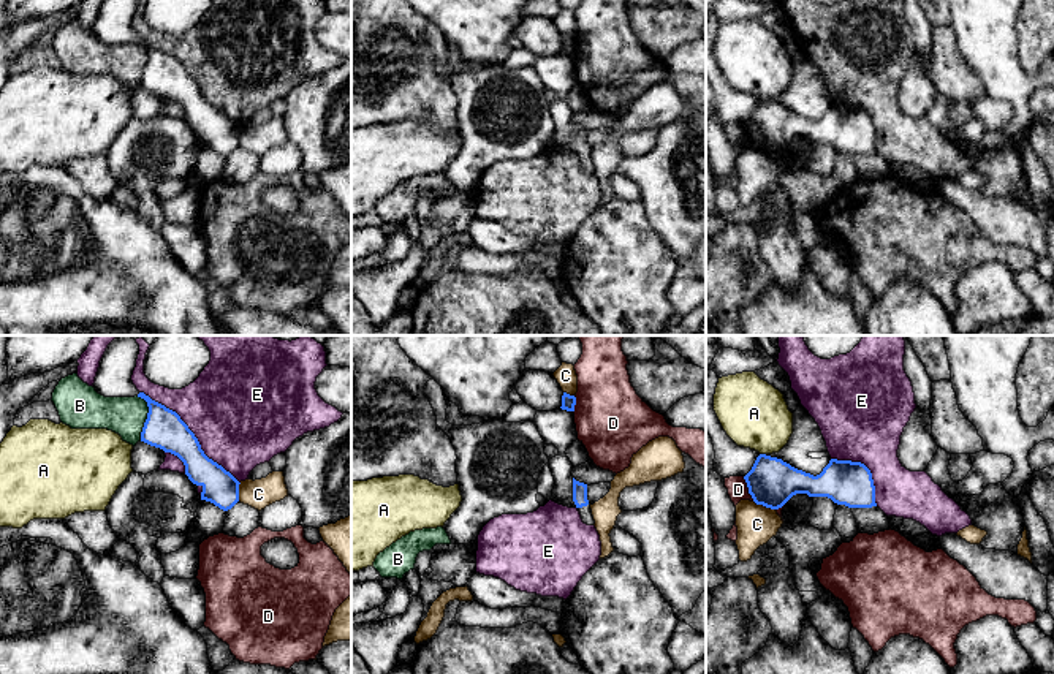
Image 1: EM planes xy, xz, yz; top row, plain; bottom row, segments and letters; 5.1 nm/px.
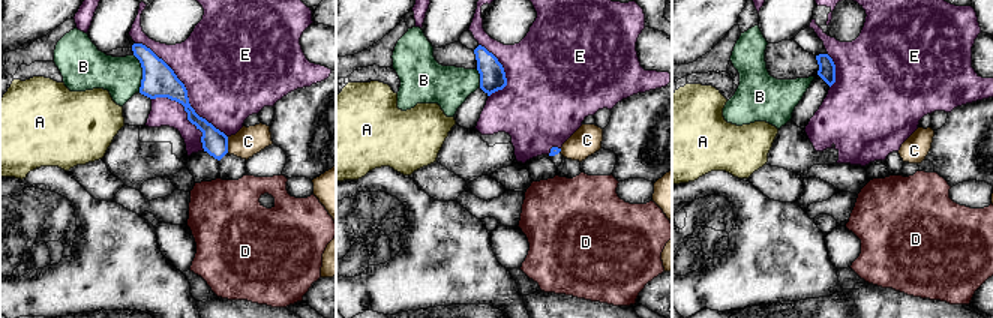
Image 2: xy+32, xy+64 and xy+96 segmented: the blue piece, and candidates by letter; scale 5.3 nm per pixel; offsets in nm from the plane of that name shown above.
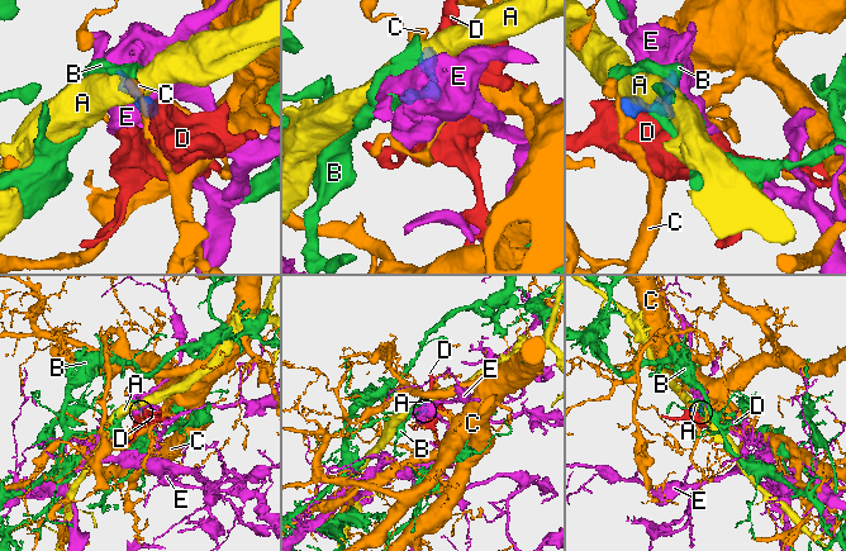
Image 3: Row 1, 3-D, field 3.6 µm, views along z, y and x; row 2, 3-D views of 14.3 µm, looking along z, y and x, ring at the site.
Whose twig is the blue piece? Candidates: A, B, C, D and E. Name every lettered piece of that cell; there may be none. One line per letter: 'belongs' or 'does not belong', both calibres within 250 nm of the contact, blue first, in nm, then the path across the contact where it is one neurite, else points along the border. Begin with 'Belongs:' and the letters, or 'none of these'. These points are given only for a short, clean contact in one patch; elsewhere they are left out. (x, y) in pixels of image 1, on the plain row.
Belongs: none of these
A: does not belong; 240 nm thick on the blue side, 340 nm on the other
B: does not belong; 200 nm thick on the blue side, 190 nm on the other; border along xy (136, 41), (147, 53), (147, 64), (140, 86)
C: does not belong; 240 nm thick on the blue side, 200 nm on the other
D: does not belong; 240 nm thick on the blue side, 100 nm on the other; border along yz (743, 122), (747, 138), (754, 146)
E: does not belong; 200 nm thick on the blue side, 480 nm on the other

